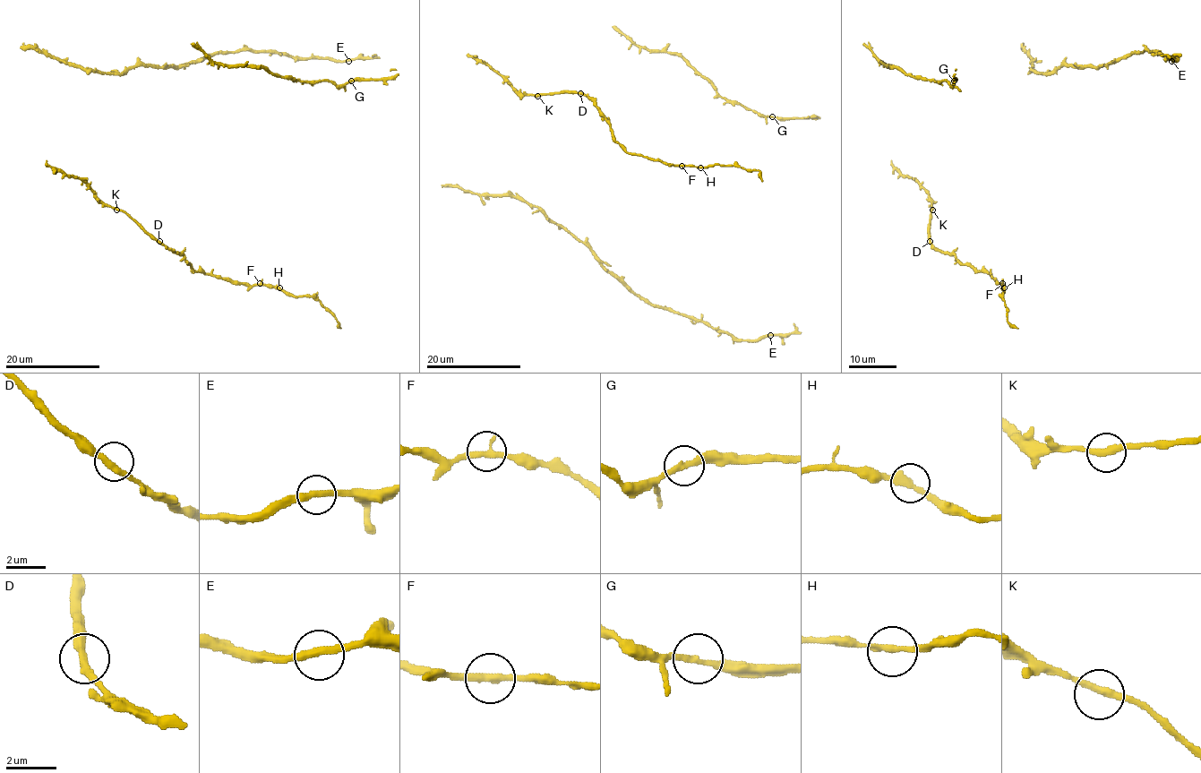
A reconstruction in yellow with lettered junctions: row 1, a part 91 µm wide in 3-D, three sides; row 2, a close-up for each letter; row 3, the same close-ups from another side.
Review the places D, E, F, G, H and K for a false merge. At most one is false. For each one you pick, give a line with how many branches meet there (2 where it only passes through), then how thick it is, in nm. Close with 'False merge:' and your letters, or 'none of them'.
False merge: none of them

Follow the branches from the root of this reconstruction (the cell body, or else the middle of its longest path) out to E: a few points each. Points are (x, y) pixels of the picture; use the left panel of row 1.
E: (88, 73), (124, 73), (138, 65), (183, 66), (216, 54), (241, 50), (287, 54), (292, 58), (348, 61)

